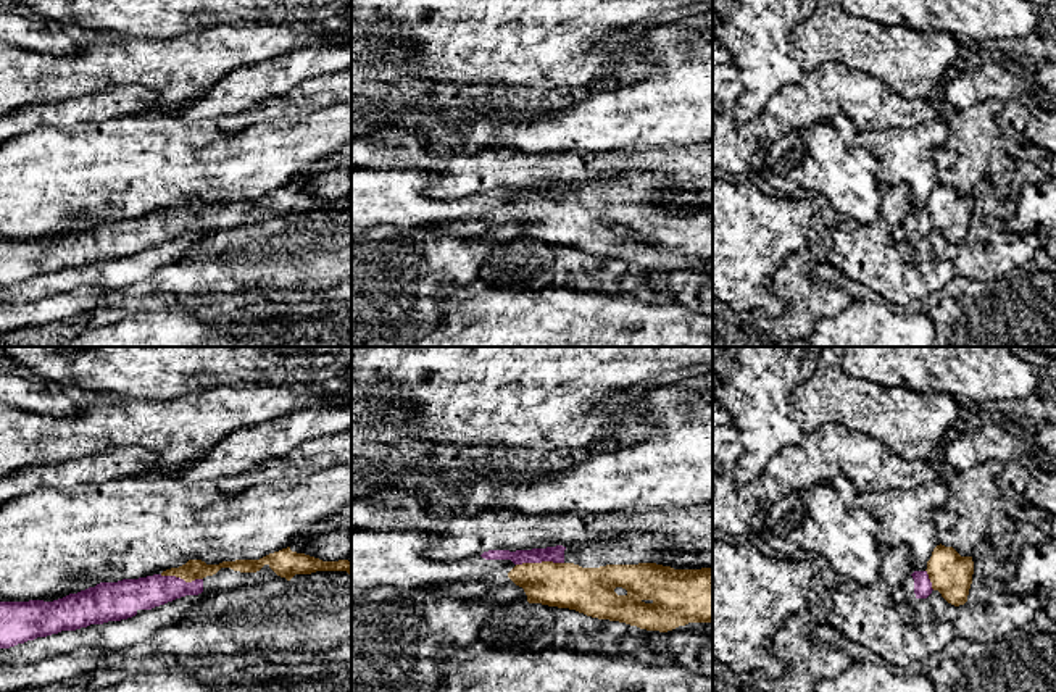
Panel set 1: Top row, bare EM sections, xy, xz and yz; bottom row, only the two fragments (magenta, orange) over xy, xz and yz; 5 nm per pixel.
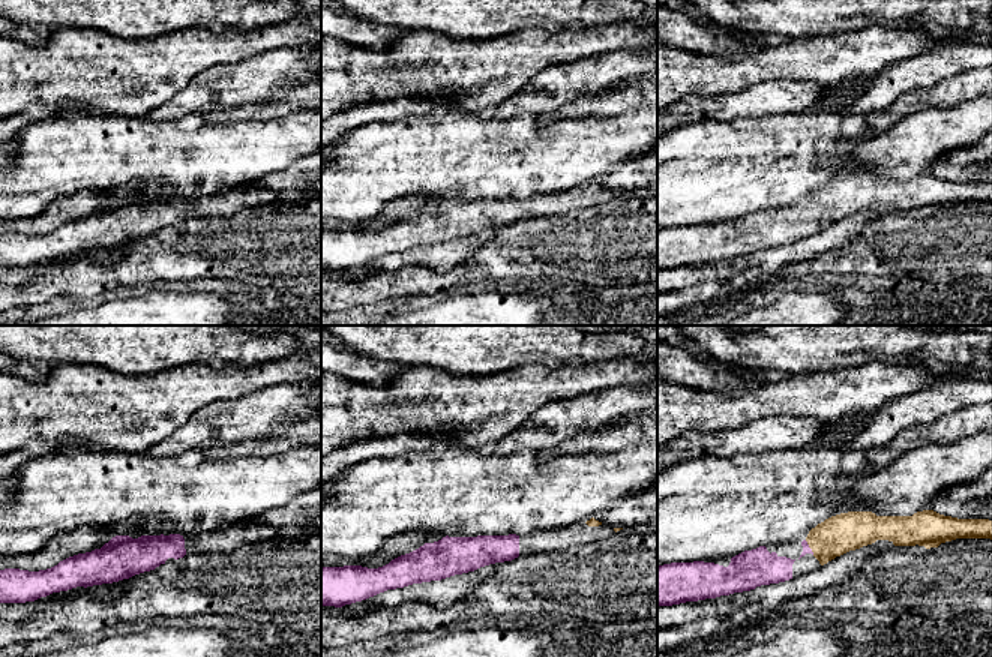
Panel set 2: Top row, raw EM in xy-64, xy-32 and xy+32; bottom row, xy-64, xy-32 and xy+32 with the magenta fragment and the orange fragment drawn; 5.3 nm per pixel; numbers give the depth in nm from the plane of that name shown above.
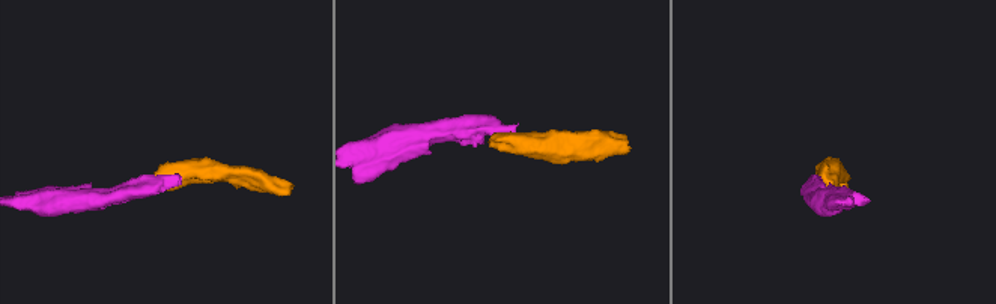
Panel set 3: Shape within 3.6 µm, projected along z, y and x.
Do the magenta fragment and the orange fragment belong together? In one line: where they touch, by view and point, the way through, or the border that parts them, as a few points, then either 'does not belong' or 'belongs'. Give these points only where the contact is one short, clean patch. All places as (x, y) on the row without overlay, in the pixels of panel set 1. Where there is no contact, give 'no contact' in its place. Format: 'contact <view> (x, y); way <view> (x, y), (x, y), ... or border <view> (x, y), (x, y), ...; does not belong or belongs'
contact xz (539, 200); way xz (550, 192), (539, 200), (561, 223), (569, 225); belongs

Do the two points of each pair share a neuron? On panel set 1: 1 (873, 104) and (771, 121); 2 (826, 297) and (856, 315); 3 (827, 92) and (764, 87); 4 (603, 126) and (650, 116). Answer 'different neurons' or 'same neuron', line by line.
1: same neuron
2: different neurons
3: different neurons
4: same neuron

